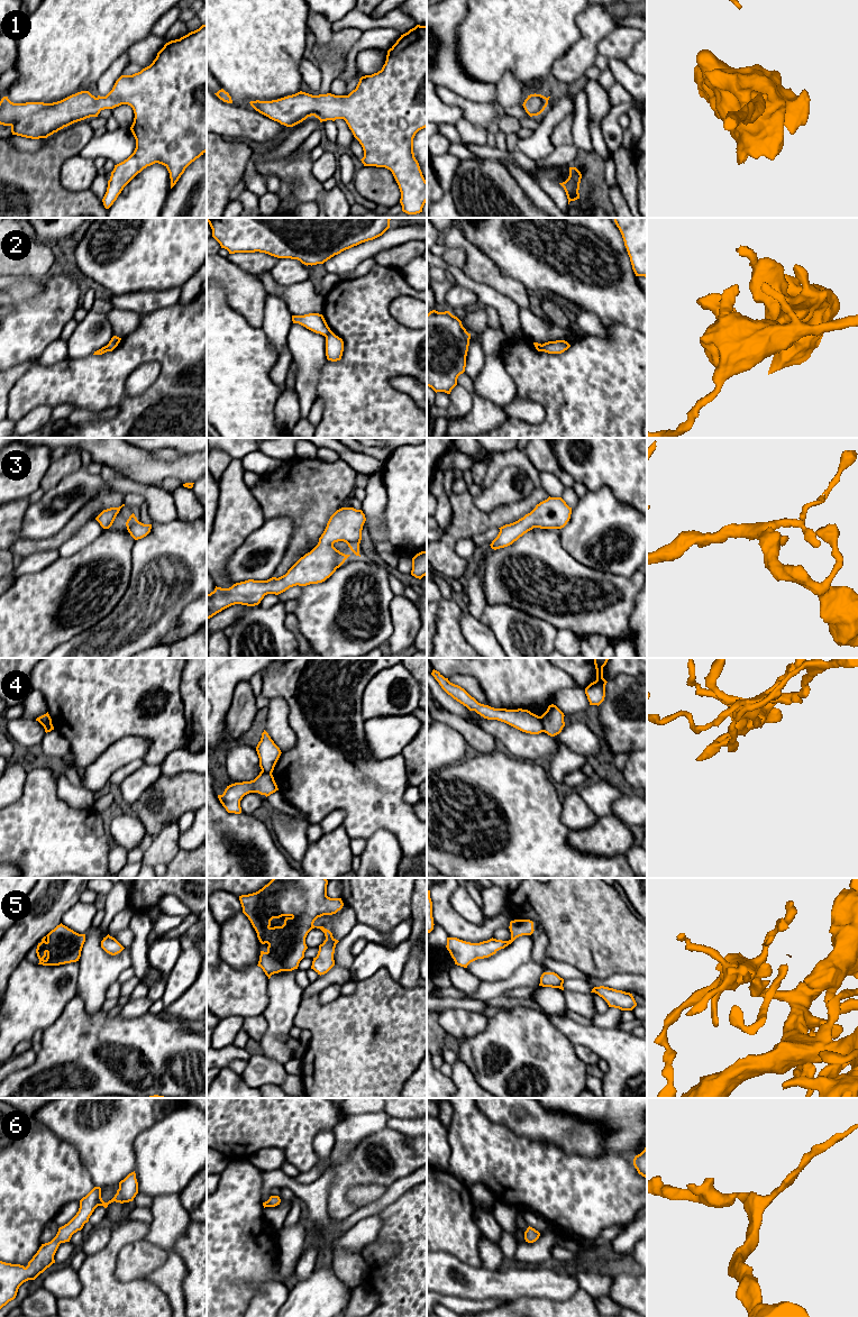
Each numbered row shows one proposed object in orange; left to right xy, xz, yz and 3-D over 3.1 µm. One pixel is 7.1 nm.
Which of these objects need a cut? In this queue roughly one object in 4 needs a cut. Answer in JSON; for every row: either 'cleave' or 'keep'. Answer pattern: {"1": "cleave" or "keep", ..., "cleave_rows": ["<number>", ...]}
{"1": "keep", "2": "cleave", "3": "keep", "4": "cleave", "5": "keep", "6": "keep", "cleave_rows": ["2", "4"]}

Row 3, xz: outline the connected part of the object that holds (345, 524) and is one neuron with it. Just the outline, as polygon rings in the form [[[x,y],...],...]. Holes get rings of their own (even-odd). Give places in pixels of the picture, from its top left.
[[[354,507],[337,510],[330,516],[318,545],[301,557],[285,575],[267,580],[248,579],[229,588],[216,586],[213,592],[207,594],[207,619],[235,604],[255,606],[267,594],[279,595],[296,585],[307,586],[325,582],[350,556],[337,550],[334,547],[335,542],[346,542],[350,550],[360,557],[359,543],[365,521],[362,510]]]

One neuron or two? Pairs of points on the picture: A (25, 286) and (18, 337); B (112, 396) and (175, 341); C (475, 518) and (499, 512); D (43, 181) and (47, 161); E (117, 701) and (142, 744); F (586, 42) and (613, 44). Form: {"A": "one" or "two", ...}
{"A": "two", "B": "one", "C": "one", "D": "one", "E": "two", "F": "two"}

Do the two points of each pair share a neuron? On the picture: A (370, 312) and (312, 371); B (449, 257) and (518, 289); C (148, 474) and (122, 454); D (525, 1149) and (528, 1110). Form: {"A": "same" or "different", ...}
{"A": "different", "B": "different", "C": "same", "D": "different"}

